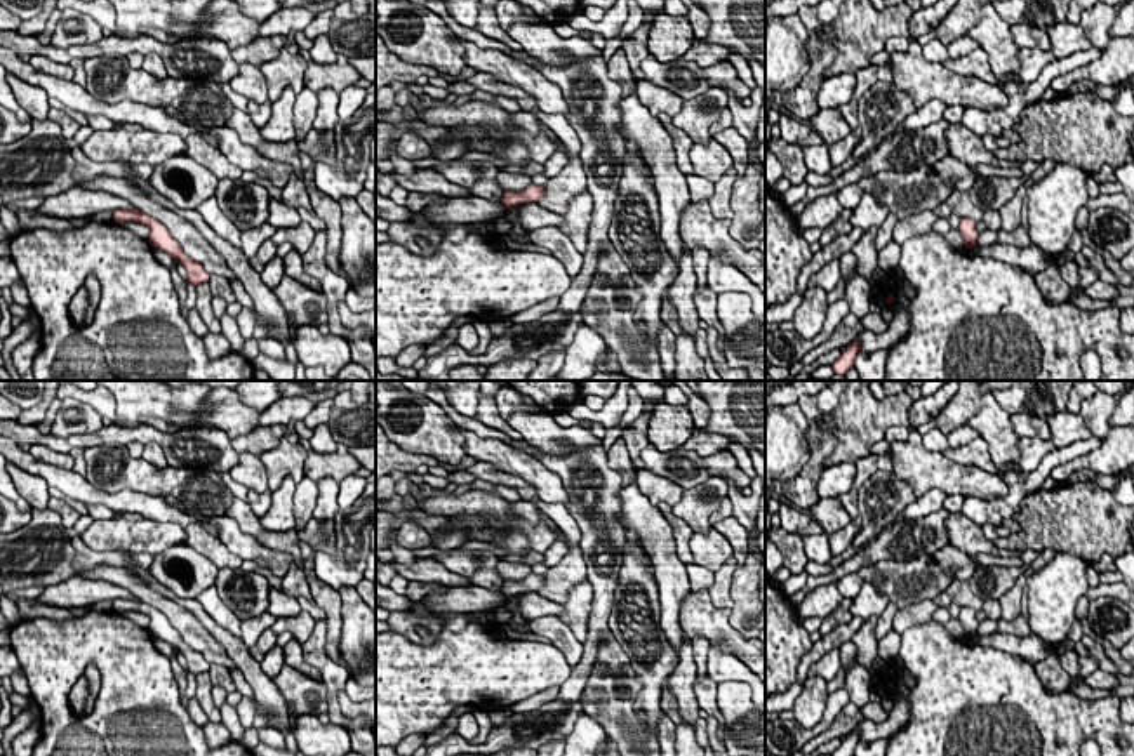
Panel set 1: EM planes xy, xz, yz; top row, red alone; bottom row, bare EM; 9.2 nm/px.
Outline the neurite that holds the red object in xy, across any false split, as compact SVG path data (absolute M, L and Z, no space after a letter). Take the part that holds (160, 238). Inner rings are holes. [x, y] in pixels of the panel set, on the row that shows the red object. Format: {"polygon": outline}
{"polygon": "M113 210L113 222L125 224L129 221L146 224L150 228L148 242L153 249L169 254L179 264L184 266L188 273L188 283L200 285L207 283L210 275L203 269L203 266L193 259L190 259L181 245L172 238L169 229L157 219L150 217L141 210Z"}

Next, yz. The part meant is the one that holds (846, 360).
{"polygon": "M852 341L844 348L842 355L833 361L831 368L838 375L845 375L850 367L854 367L854 358L861 351L861 346Z"}

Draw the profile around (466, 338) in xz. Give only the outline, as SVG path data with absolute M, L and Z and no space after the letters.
M464 323L459 328L456 342L466 351L473 351L478 346L478 334L473 323Z

